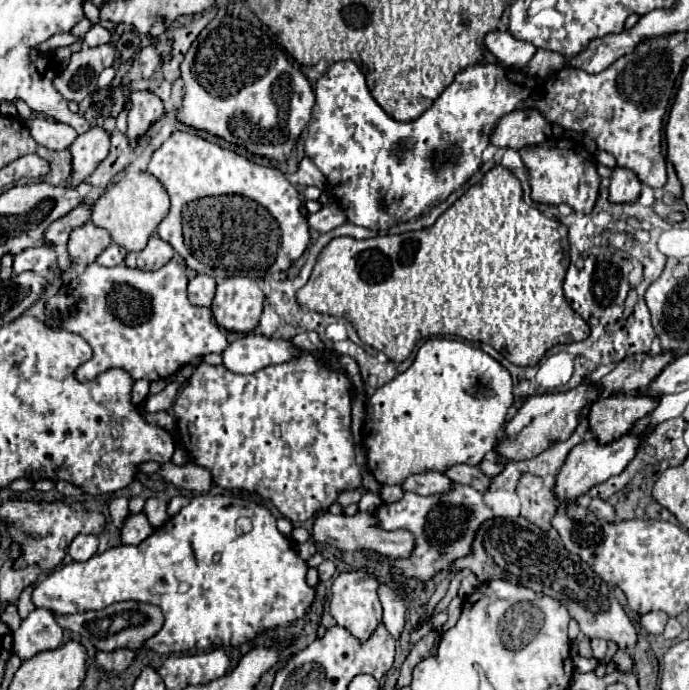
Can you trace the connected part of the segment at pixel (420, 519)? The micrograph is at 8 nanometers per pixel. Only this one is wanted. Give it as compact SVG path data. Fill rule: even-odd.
M456 485L454 491L450 491L446 495L422 497L416 493L406 493L404 499L400 499L396 503L384 503L376 511L376 517L384 529L390 529L390 531L408 529L416 537L416 549L414 549L412 557L408 557L406 561L388 557L394 571L406 573L406 577L418 577L422 581L430 581L434 573L450 567L454 559L470 553L476 529L480 527L482 521L494 517L494 513L484 503L482 495L474 487Z

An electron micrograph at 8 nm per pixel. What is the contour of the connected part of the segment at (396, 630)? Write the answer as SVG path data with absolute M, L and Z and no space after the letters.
M382 585L382 589L378 591L380 593L380 601L382 601L382 607L384 607L384 627L388 629L388 633L398 641L400 639L400 633L404 629L404 613L406 613L406 605L404 601L400 601L394 593L392 587L388 585Z

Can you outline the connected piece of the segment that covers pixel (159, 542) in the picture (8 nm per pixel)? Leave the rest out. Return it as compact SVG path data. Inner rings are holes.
M230 493L196 495L178 515L174 515L174 521L168 519L140 545L112 547L84 563L74 561L52 571L38 583L32 601L36 607L56 613L84 613L86 609L104 609L116 601L128 599L150 601L162 609L164 625L156 635L144 641L144 649L152 649L160 655L188 649L208 651L226 645L240 647L268 629L286 629L302 619L316 597L316 587L306 583L306 571L308 563L300 559L296 541L276 529L276 517L266 505L254 497L236 497ZM242 515L250 517L254 523L254 529L244 537L236 535L236 519Z

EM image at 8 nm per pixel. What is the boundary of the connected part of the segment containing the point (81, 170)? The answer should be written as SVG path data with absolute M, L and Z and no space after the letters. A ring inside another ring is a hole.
M90 129L84 135L78 135L74 143L70 145L72 153L72 177L70 187L78 187L82 181L86 181L96 167L106 159L110 149L110 137L104 133L104 129Z

